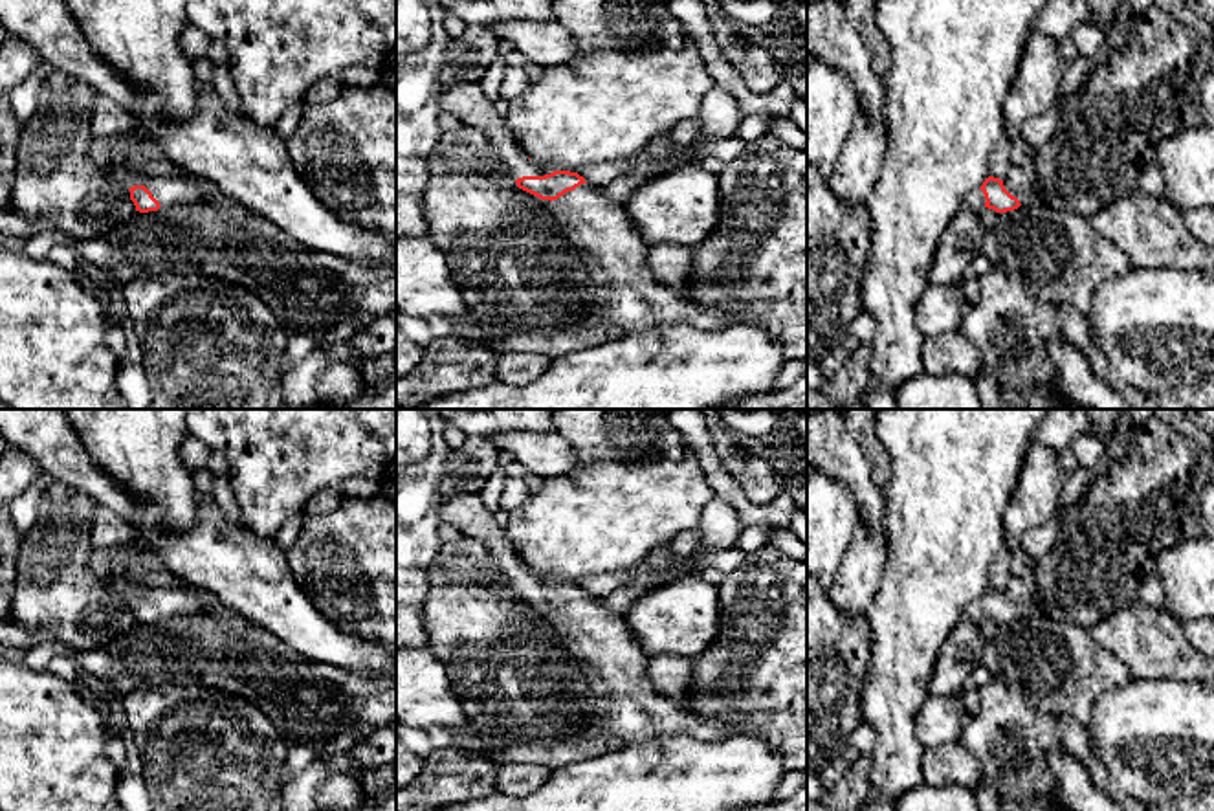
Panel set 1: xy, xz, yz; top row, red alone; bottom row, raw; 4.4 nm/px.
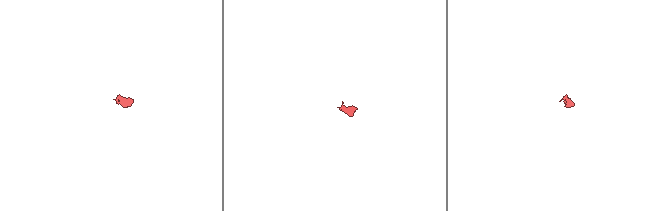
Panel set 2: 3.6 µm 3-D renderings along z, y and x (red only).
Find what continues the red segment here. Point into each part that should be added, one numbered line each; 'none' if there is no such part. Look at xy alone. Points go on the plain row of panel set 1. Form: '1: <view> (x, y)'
1: xy (169, 600)

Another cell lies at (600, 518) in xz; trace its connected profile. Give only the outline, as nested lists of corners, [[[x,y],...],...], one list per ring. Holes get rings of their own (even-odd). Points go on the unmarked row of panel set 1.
[[[686,446],[677,461],[583,462],[565,475],[543,479],[539,490],[510,512],[504,530],[532,572],[548,582],[576,583],[585,576],[635,569],[653,549],[699,528],[713,497],[699,457]]]

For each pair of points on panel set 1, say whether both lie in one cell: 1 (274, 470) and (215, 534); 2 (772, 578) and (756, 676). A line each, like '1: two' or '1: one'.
1: two
2: one

